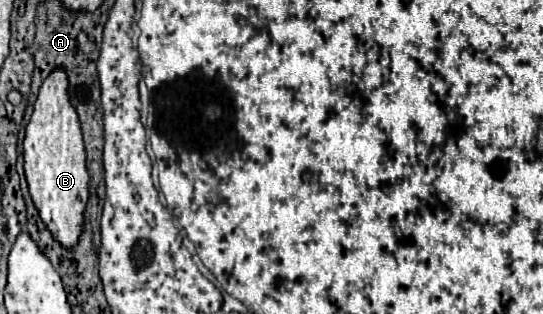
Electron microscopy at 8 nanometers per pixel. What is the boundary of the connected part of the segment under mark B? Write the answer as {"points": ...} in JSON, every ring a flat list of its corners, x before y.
{"points":[[55,70,41,86,35,112,25,130,23,142,25,178,33,204,53,238,71,250,83,234,83,212,89,200,89,174,85,168,85,148,77,112,67,98,67,74]]}

